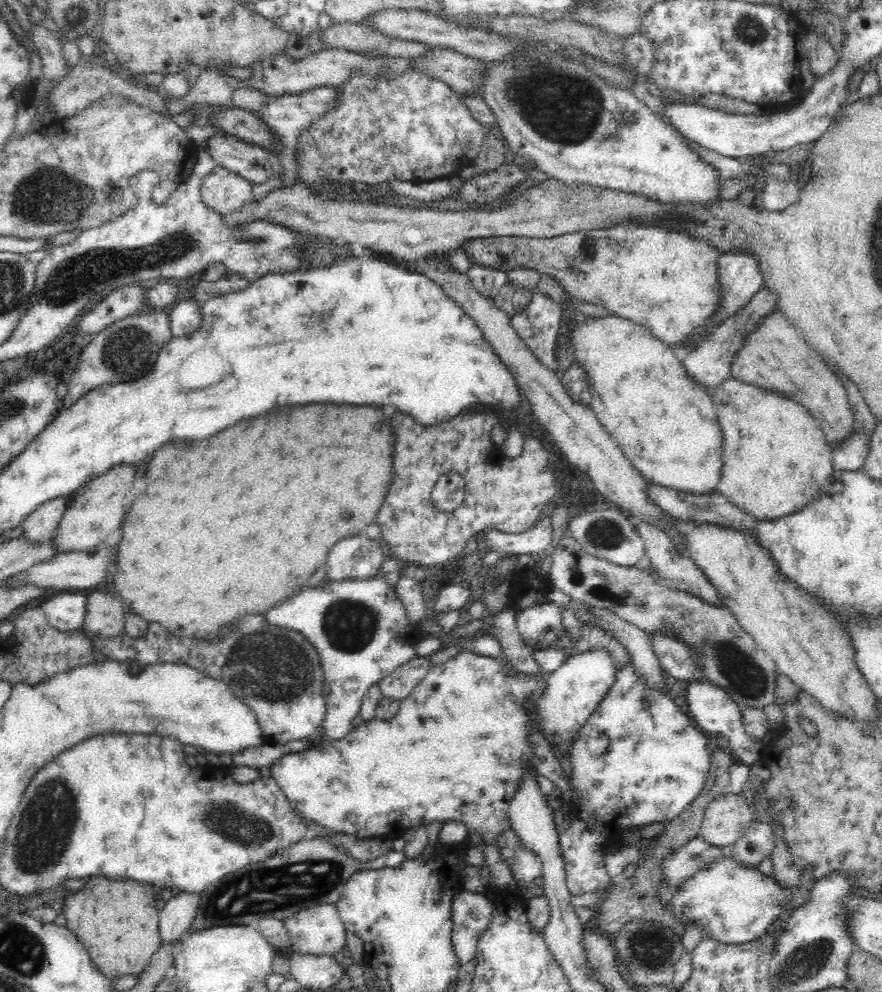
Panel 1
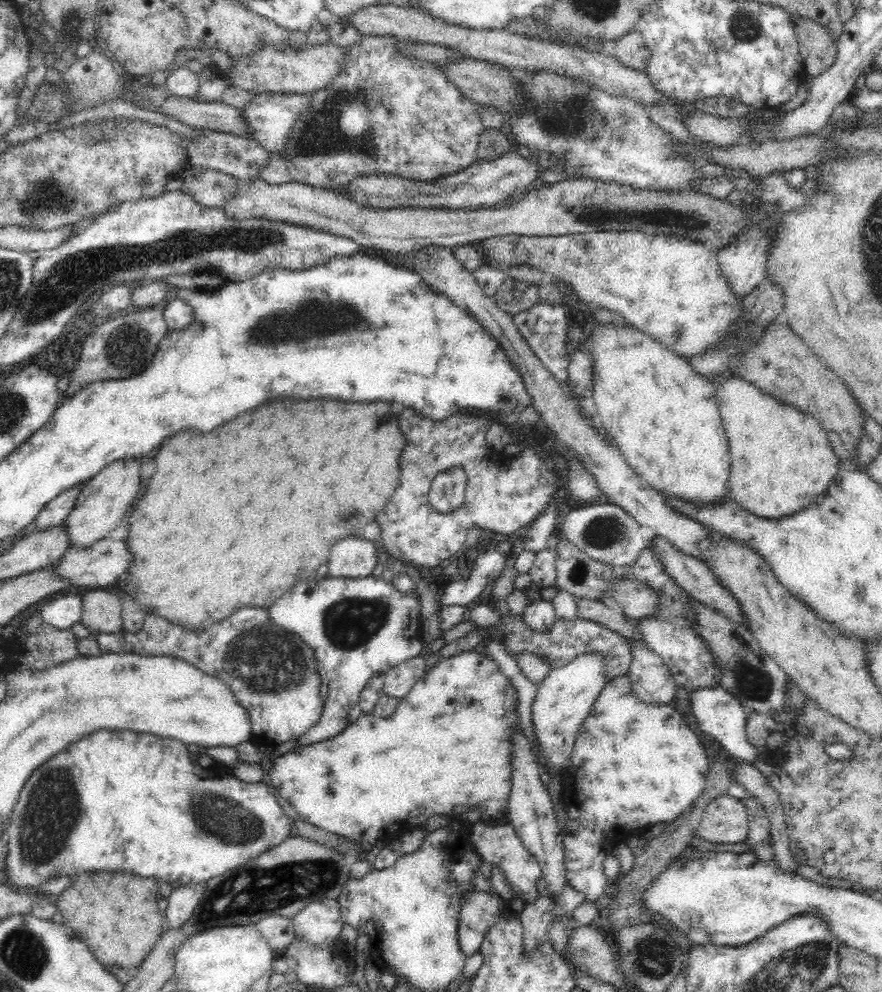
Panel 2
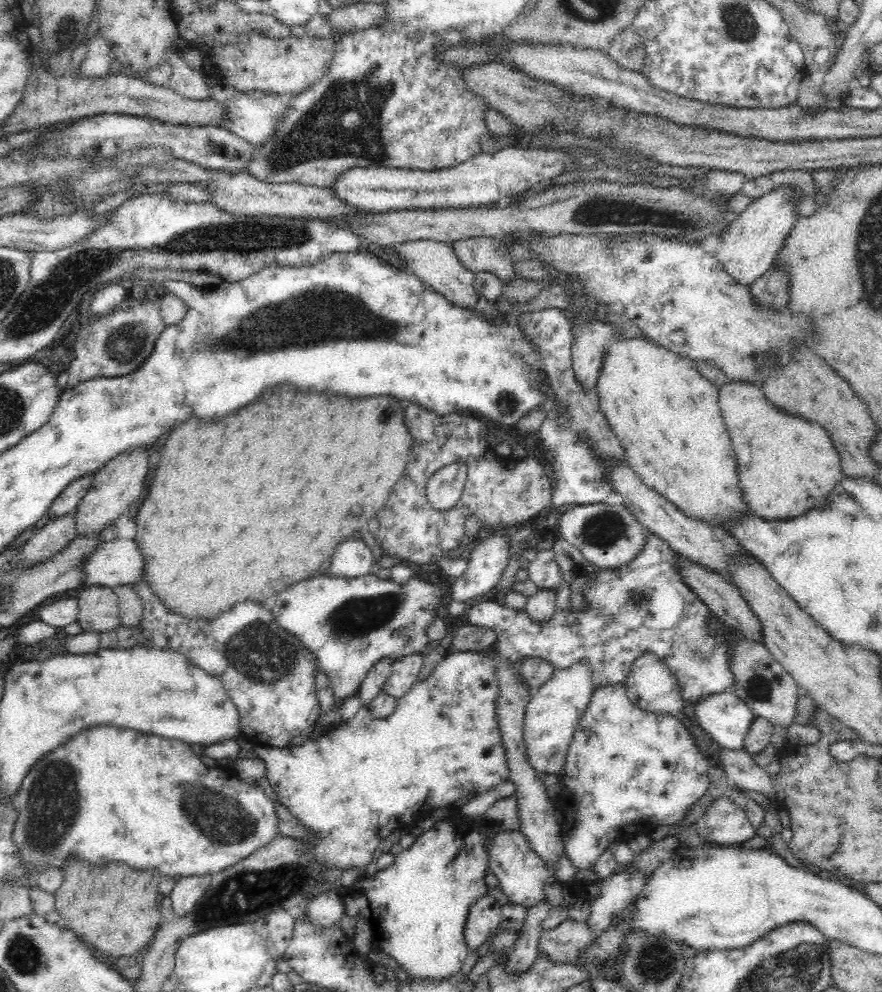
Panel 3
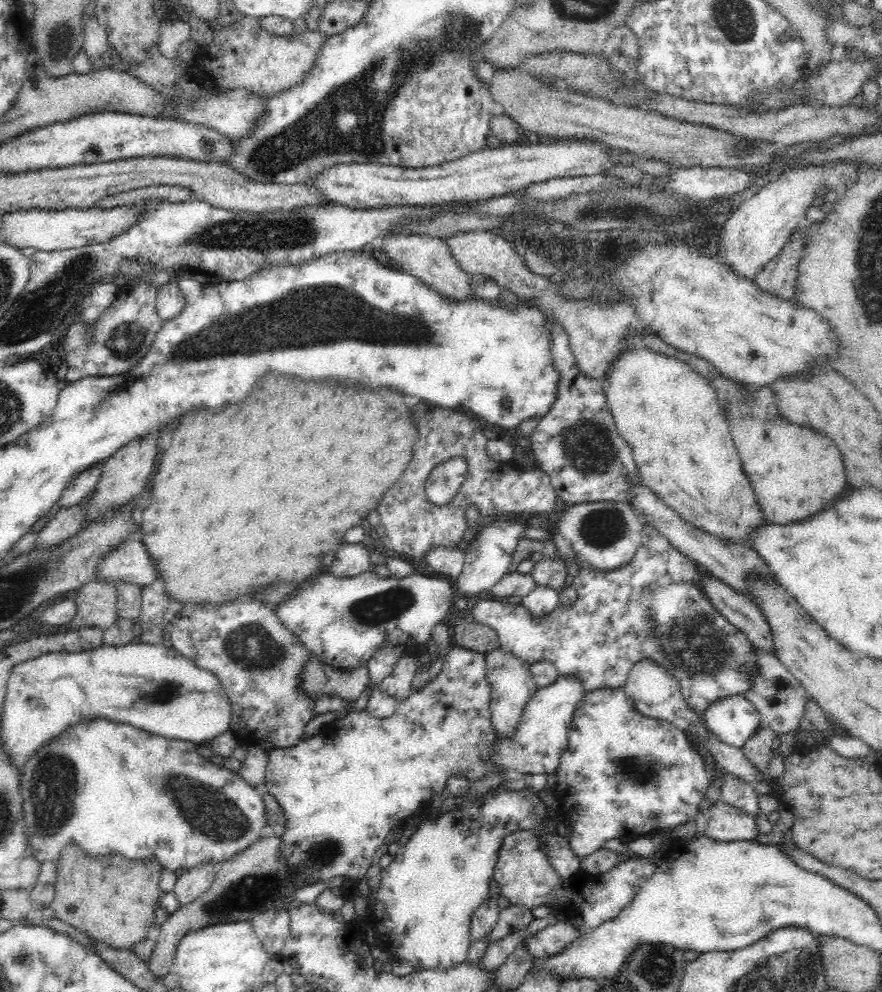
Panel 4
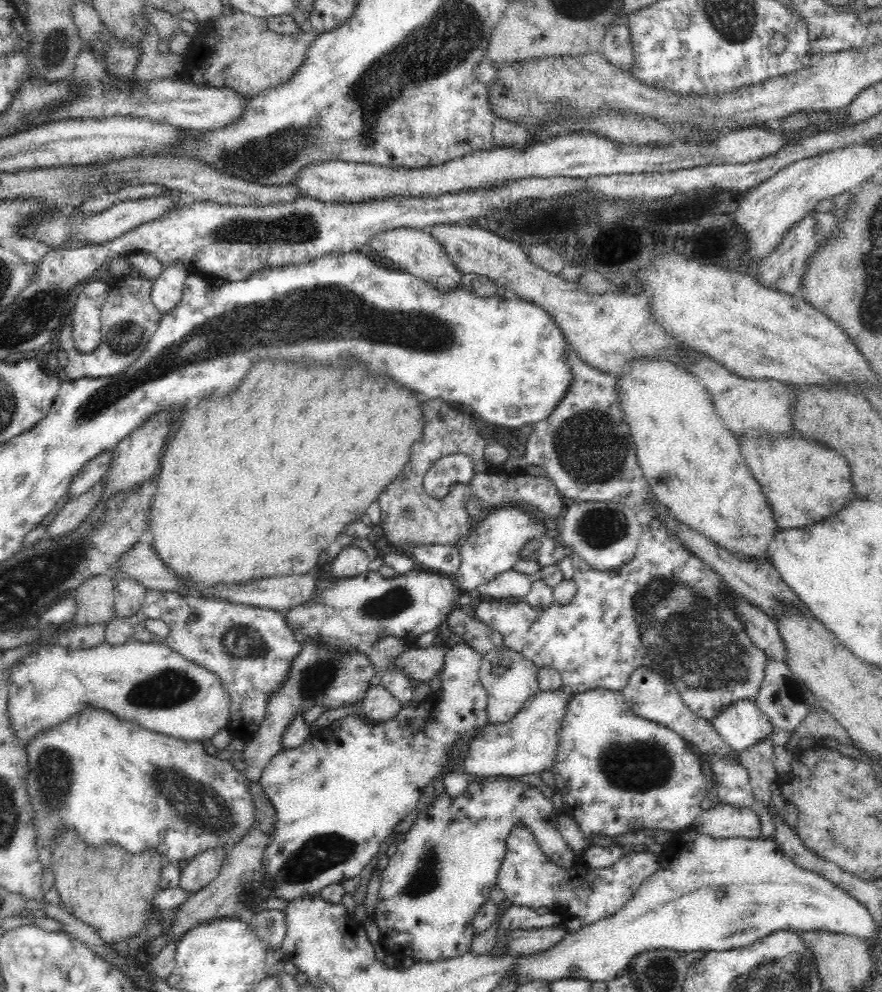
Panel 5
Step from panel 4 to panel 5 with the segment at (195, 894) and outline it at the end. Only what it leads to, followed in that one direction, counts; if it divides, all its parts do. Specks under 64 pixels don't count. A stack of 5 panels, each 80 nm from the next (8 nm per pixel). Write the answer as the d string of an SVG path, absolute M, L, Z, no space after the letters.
M210 849L197 854L180 872L178 887L186 891L186 898L207 887L220 872L226 850Z

